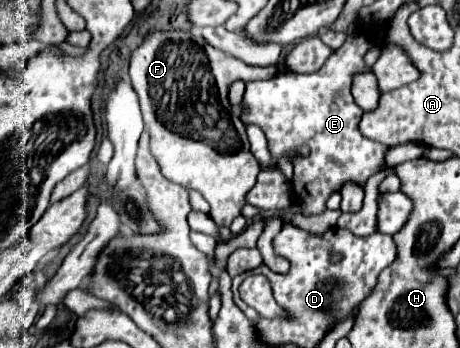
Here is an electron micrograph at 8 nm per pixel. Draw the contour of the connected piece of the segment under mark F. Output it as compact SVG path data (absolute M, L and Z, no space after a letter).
M168 29L168 31L152 31L146 33L142 43L130 53L130 79L132 87L140 97L140 109L150 133L150 151L158 161L160 173L186 189L196 189L202 197L210 203L210 217L220 227L230 227L232 219L240 215L240 207L244 205L244 195L254 187L256 175L260 171L258 161L250 153L250 145L246 139L244 123L234 115L232 105L228 101L228 85L232 83L230 77L260 77L270 79L278 73L276 67L252 67L242 63L240 59L214 49L208 45L198 33L184 31L184 29Z

